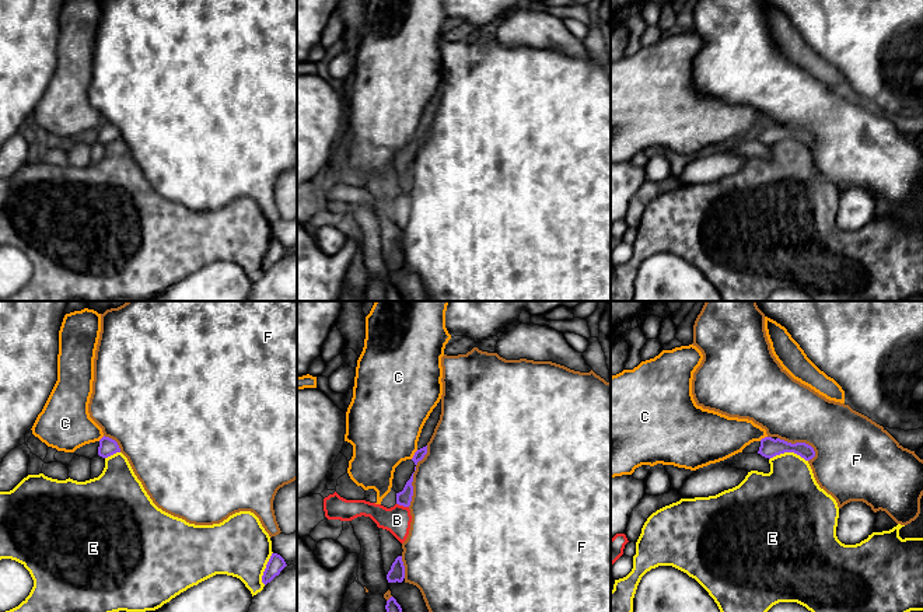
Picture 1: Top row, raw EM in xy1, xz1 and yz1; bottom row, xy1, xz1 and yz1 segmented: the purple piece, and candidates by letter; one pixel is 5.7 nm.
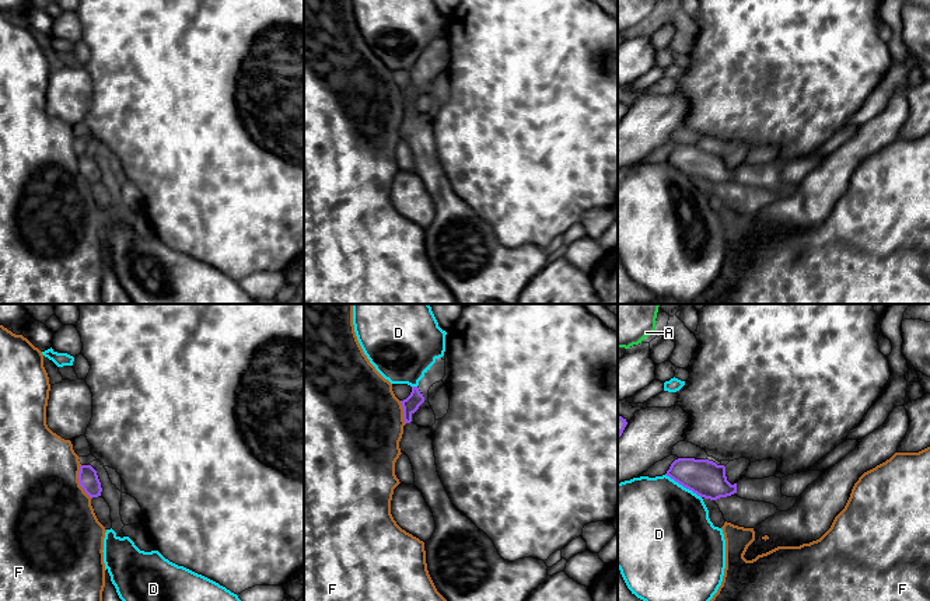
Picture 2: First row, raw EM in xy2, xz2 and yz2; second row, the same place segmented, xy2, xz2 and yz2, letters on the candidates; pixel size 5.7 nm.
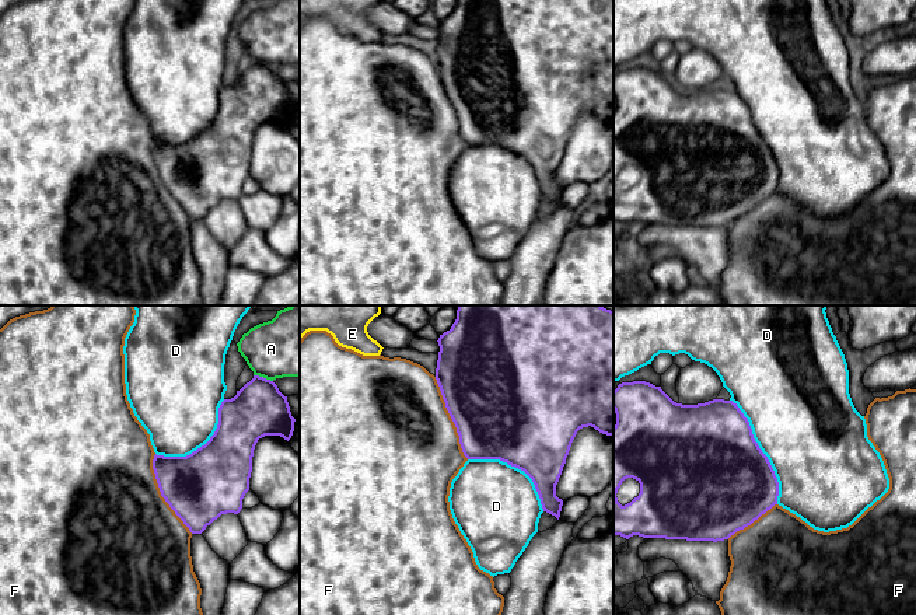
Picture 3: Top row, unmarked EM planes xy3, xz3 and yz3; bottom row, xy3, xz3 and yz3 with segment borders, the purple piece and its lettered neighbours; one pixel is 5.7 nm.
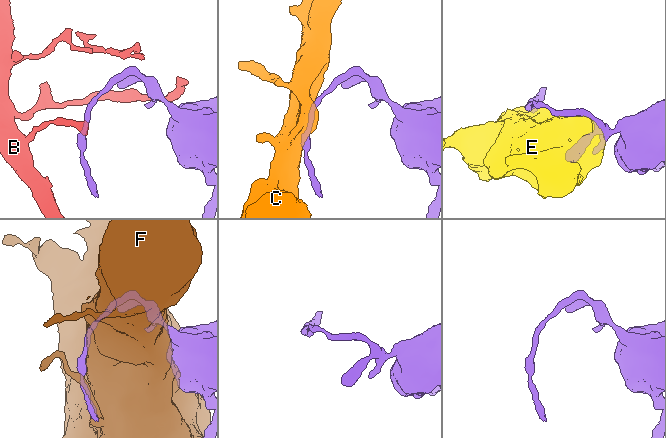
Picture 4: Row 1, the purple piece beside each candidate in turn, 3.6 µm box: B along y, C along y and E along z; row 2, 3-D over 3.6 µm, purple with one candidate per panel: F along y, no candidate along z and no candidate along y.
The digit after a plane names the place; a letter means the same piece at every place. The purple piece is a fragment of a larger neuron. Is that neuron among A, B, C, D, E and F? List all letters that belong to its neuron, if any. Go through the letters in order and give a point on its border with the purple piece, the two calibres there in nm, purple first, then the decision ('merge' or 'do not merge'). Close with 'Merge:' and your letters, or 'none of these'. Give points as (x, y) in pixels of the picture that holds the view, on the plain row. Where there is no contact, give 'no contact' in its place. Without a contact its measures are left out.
A: xy3 (262, 63) | 320/360 nm | do not merge
B: xz1 (402, 191) | 90/160 nm | do not merge
C: xz1 (415, 140) | 60/440 nm | do not merge
D: yz3 (761, 137) | 500/480 nm | do not merge
E: yz1 (789, 137) | 110/360 nm | do not merge
F: xz3 (451, 104) | 500/500 nm | do not merge
Merge: none of these

